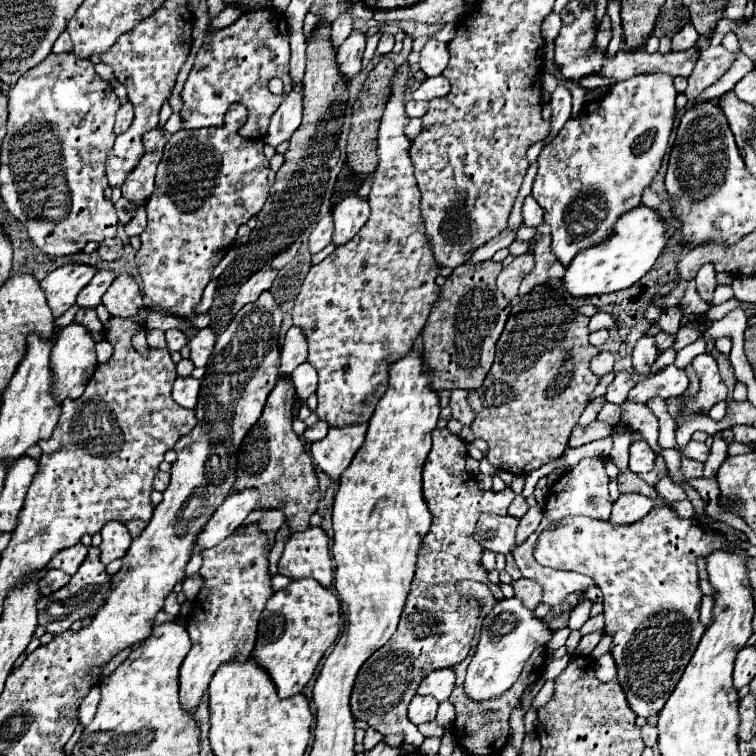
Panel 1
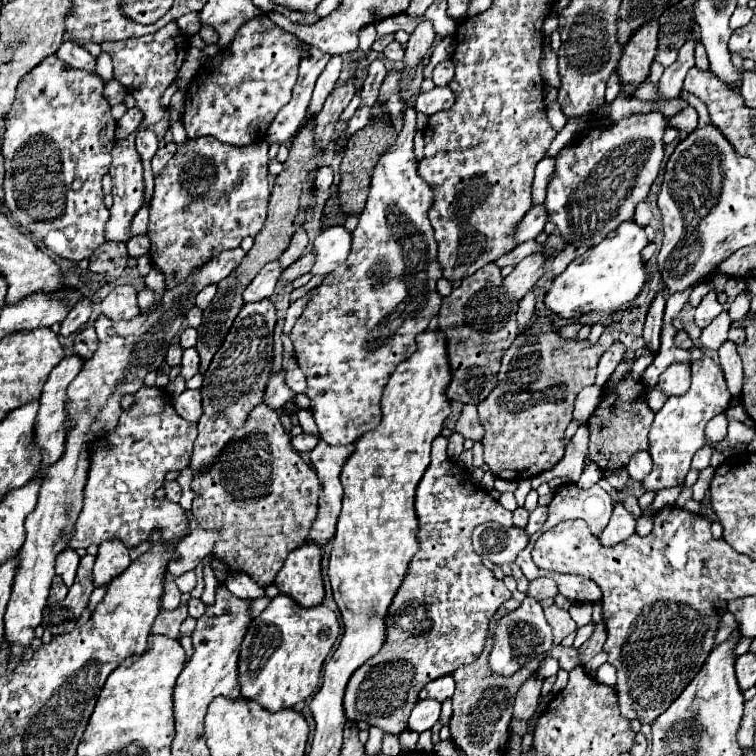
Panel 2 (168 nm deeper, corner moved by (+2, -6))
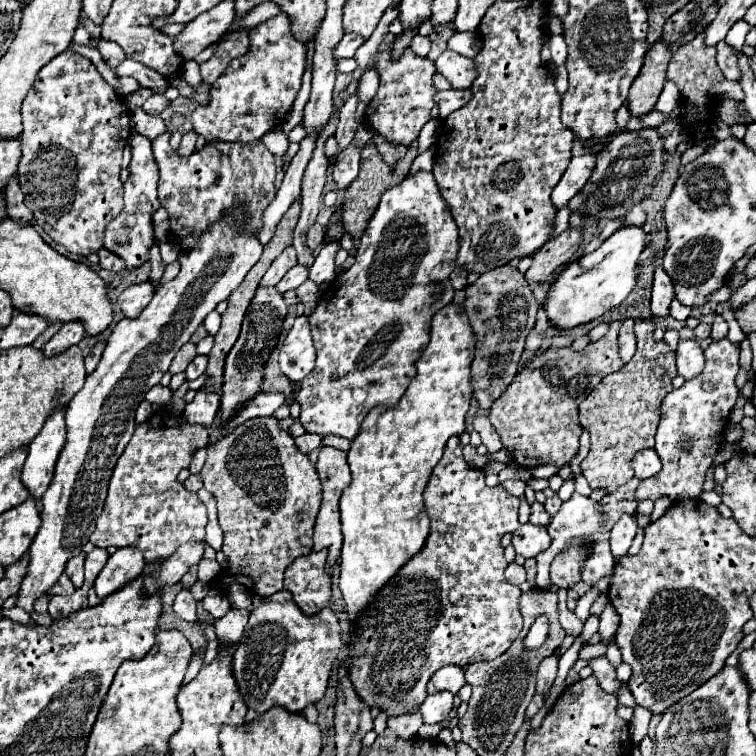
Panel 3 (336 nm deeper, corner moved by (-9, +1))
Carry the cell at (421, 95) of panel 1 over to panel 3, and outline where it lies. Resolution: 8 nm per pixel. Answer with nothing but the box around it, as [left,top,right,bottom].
[436,90,472,118]

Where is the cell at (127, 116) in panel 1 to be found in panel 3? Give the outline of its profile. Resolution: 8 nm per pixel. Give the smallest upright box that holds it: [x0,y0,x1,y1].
[142,94,170,114]

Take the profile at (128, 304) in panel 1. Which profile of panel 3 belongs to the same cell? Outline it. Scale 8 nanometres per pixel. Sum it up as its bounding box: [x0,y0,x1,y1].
[118,282,154,318]

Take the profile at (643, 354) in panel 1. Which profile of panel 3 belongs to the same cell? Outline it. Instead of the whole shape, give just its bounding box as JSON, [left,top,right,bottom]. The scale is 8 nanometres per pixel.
[652,268,674,318]

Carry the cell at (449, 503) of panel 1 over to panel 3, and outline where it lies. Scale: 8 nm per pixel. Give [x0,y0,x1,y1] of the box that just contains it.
[348,436,522,716]

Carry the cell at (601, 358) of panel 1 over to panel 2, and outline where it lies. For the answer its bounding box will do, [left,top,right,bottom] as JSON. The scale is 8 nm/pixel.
[595,341,625,387]

